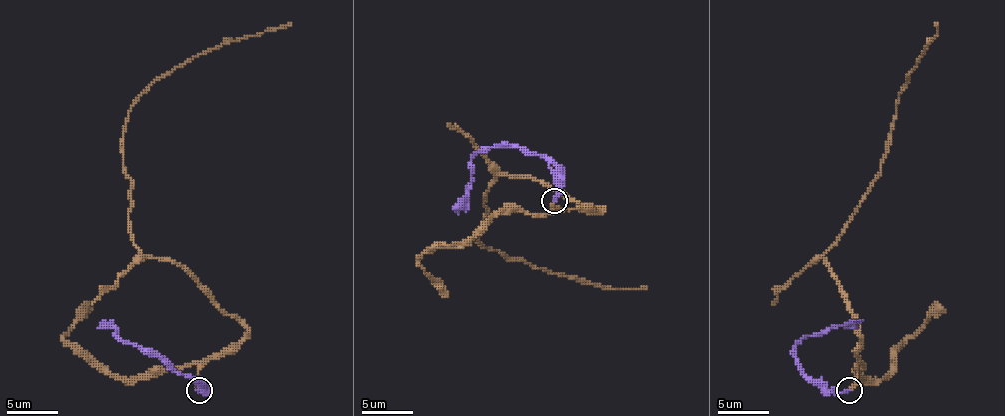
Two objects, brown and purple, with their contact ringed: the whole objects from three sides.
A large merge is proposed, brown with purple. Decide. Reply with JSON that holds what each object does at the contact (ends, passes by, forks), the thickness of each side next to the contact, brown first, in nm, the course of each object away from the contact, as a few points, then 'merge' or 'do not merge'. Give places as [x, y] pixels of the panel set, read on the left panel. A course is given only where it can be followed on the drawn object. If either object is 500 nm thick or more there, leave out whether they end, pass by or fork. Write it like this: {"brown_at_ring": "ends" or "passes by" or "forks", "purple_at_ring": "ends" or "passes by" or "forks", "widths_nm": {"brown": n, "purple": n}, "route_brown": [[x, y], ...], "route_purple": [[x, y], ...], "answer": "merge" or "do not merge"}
{"brown_at_ring": "ends", "purple_at_ring": "ends", "widths_nm": {"brown": 240, "purple": 200}, "route_brown": [[198, 390], [198, 372], [247, 330], [180, 266], [144, 255], [131, 232], [128, 111], [195, 56], [291, 23]], "route_purple": [[198, 390], [188, 374], [172, 372], [162, 361], [115, 335], [115, 330], [102, 320]], "answer": "merge"}

